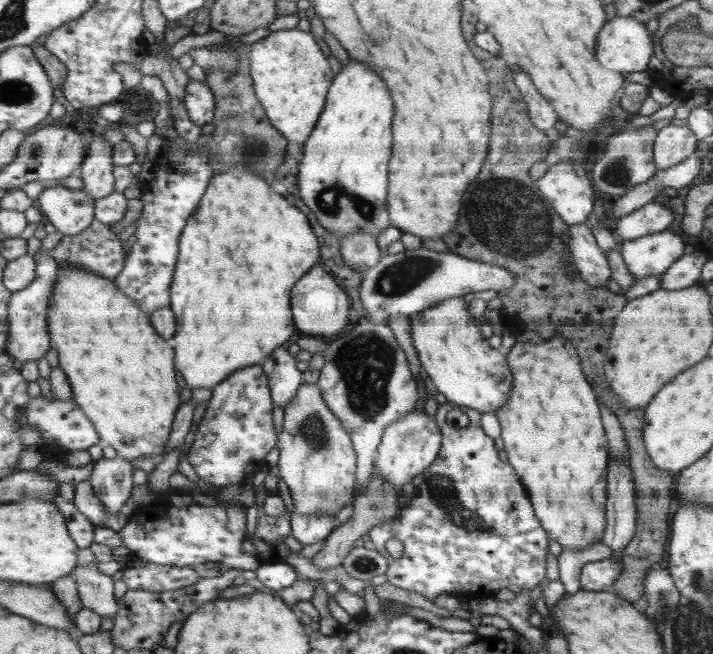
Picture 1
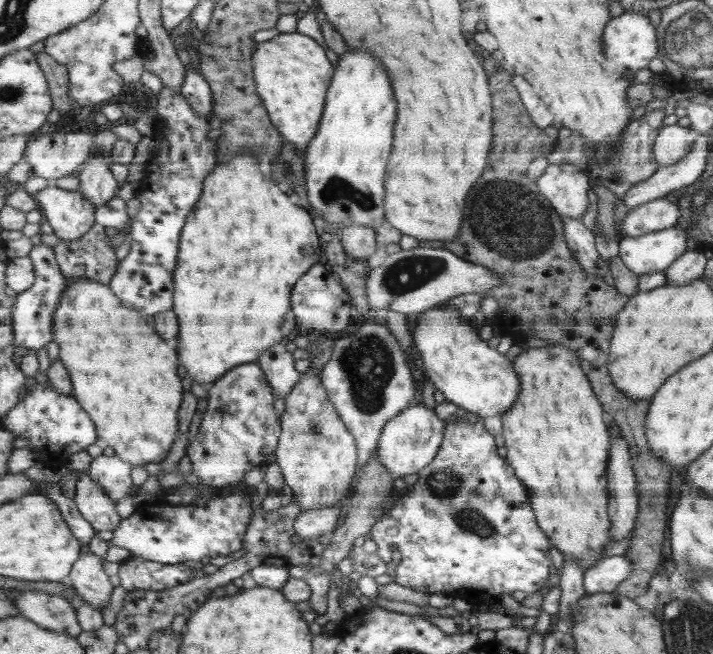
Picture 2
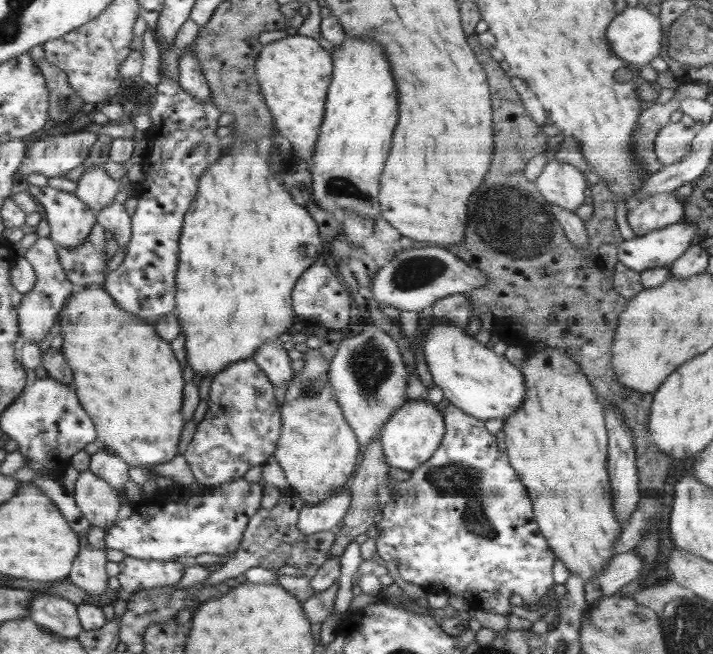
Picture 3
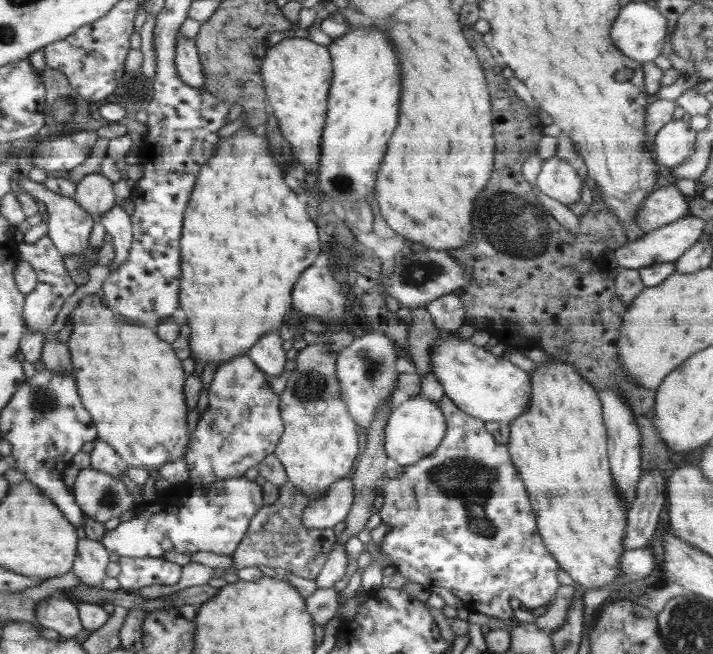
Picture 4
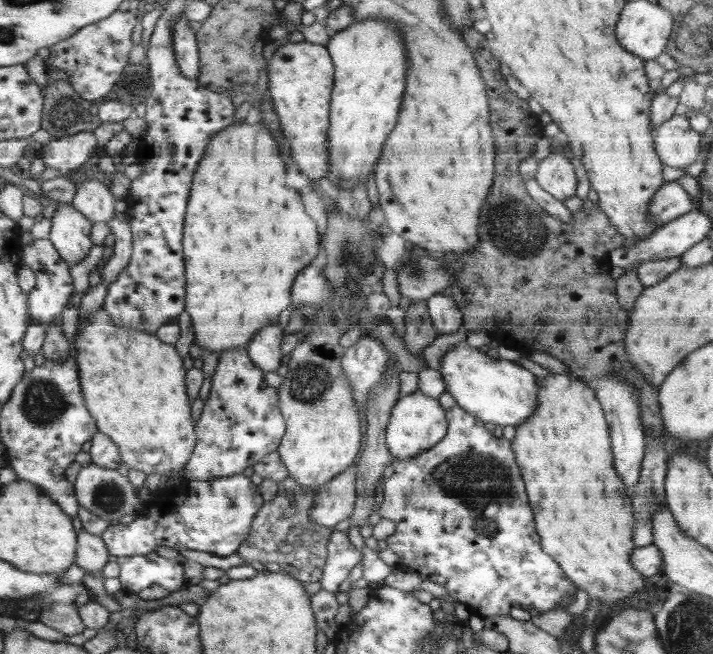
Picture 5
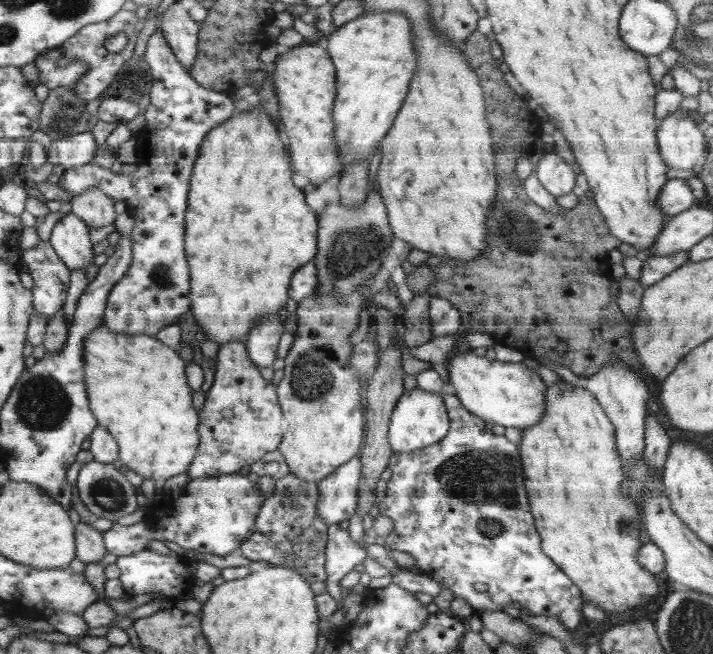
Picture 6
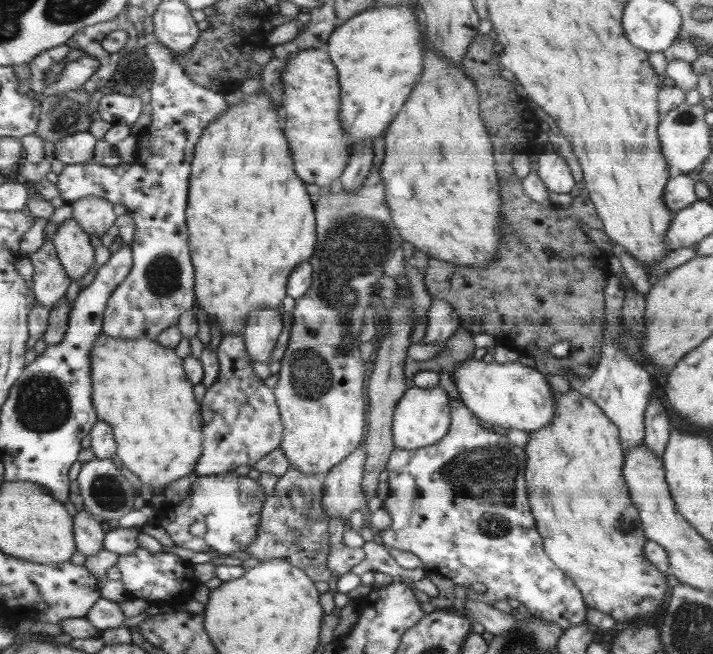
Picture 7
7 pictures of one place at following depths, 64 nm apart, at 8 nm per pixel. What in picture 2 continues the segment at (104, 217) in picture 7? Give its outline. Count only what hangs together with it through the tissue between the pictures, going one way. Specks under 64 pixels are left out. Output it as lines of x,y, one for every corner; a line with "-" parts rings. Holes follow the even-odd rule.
96,152
94,156
91,156
90,162
86,162
82,166
82,170
78,174
80,179
79,194
84,195
96,207
104,206
106,202
112,201
112,198
115,198
121,188
118,180
113,178
113,174
110,172
110,165
105,162
106,159
102,156
102,152

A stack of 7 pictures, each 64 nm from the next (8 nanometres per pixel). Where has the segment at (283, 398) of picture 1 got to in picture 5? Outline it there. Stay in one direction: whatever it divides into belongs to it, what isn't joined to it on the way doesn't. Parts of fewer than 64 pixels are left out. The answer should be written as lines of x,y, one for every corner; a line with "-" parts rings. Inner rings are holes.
272,324
254,333
247,350
253,362
265,372
276,371
282,358
282,326

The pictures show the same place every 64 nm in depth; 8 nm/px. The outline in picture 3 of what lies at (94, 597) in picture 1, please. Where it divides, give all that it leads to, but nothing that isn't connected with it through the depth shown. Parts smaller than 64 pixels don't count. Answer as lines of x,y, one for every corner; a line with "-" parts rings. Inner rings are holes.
89,543
82,546
82,552
78,553
72,572
68,573
69,582
90,595
103,594
108,590
110,576
105,570
108,562
106,550

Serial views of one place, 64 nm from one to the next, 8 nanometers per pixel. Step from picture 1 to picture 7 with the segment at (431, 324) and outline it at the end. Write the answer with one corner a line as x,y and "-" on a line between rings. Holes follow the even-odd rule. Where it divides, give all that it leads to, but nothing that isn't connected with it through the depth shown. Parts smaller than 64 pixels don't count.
475,355
460,362
452,376
459,392
459,400
469,407
476,417
482,418
494,427
507,431
518,428
534,432
550,425
556,412
556,391
544,373
538,369
516,362
486,363

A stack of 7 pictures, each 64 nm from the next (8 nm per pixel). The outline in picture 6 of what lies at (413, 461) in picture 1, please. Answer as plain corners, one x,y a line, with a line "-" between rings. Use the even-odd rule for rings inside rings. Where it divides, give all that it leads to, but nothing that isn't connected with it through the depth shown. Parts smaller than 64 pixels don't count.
415,387
399,398
391,414
388,426
388,443
393,452
412,452
430,445
436,445
442,438
448,436
449,411
446,410
445,398
440,393
432,393

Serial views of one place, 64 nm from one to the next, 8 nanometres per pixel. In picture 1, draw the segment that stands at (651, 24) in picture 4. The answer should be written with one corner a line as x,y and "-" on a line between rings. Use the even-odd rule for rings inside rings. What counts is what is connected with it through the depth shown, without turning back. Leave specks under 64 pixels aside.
614,17
597,40
597,58
607,69
621,73
647,69
654,42
646,24
634,17

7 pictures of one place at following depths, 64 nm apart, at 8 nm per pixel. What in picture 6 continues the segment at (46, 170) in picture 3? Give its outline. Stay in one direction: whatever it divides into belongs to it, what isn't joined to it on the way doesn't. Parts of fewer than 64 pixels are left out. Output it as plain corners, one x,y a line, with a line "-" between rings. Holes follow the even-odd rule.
91,131
74,133
74,136
52,142
48,150
48,161
62,165
66,170
90,163
94,158
94,152
96,152
96,139

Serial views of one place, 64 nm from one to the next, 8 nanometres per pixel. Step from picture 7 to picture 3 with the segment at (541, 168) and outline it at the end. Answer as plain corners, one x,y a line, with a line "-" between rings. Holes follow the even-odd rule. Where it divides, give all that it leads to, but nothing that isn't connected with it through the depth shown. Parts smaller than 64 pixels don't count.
548,158
535,183
541,195
551,204
571,212
575,212
584,204
584,192
587,192
586,180
582,172
572,164

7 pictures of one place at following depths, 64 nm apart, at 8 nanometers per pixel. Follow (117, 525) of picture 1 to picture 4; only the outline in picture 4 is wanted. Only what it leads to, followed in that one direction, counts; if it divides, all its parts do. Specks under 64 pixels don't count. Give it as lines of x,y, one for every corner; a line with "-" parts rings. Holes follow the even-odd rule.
92,467
80,470
74,494
86,516
102,524
137,506
122,479

